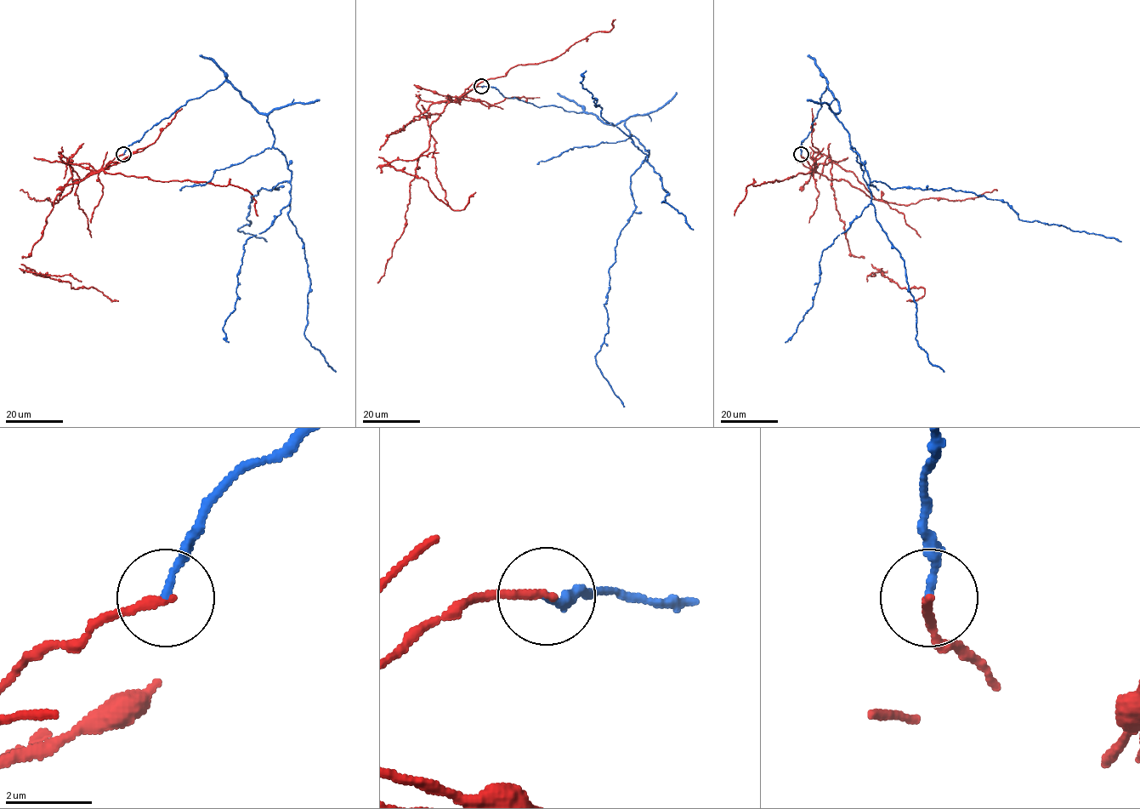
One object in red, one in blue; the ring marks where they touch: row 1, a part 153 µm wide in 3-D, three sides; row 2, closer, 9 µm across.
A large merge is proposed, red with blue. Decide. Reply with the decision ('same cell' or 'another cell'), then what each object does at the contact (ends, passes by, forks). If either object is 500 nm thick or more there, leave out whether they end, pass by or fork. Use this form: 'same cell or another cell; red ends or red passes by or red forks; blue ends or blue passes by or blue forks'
another cell; red ends; blue ends

